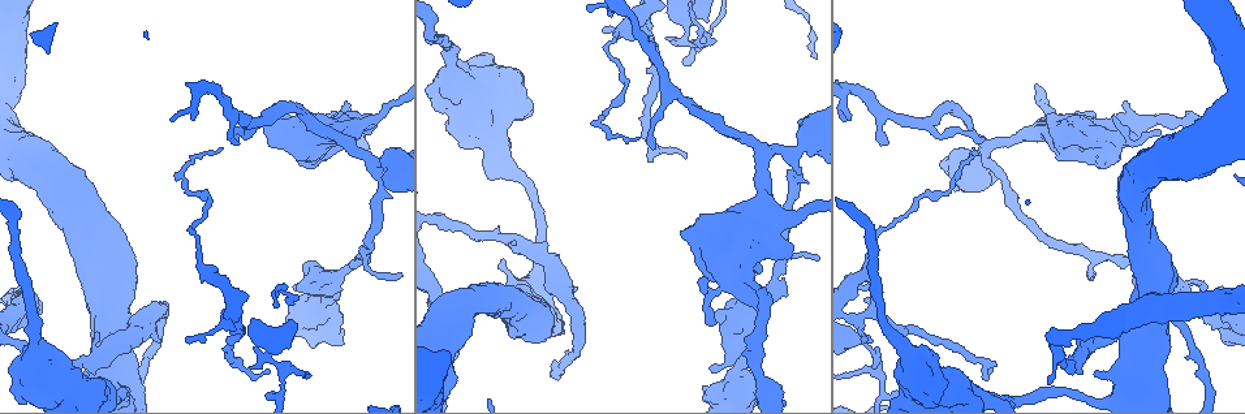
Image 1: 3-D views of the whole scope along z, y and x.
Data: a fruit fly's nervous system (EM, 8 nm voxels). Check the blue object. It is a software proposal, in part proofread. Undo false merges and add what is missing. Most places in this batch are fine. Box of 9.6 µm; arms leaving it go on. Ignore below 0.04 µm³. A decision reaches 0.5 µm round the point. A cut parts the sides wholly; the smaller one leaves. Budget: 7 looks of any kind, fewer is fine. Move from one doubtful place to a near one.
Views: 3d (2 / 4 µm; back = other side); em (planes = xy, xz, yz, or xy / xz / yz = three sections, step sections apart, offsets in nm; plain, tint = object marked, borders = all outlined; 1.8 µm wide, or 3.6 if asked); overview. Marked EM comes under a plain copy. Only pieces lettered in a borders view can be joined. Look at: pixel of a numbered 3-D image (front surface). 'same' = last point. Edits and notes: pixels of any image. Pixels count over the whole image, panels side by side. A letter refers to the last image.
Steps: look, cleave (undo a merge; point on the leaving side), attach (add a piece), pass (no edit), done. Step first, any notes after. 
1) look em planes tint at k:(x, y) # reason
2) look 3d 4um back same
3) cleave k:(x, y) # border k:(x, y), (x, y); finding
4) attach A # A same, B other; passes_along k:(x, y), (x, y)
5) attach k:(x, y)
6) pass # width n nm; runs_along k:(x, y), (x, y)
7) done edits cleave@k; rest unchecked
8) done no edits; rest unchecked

look 3d 2um at 1:(991, 165) # branch point

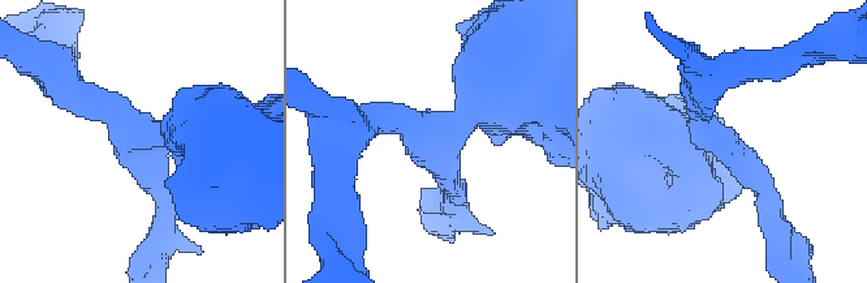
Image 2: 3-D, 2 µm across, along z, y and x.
look em xy step 4 tint at 2:(715, 142)

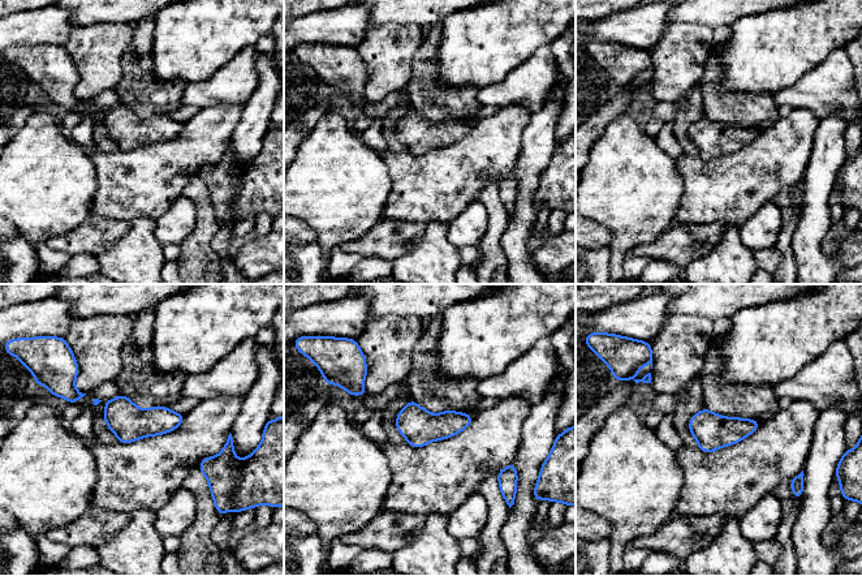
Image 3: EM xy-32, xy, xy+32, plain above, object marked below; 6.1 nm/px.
look em planes borders same

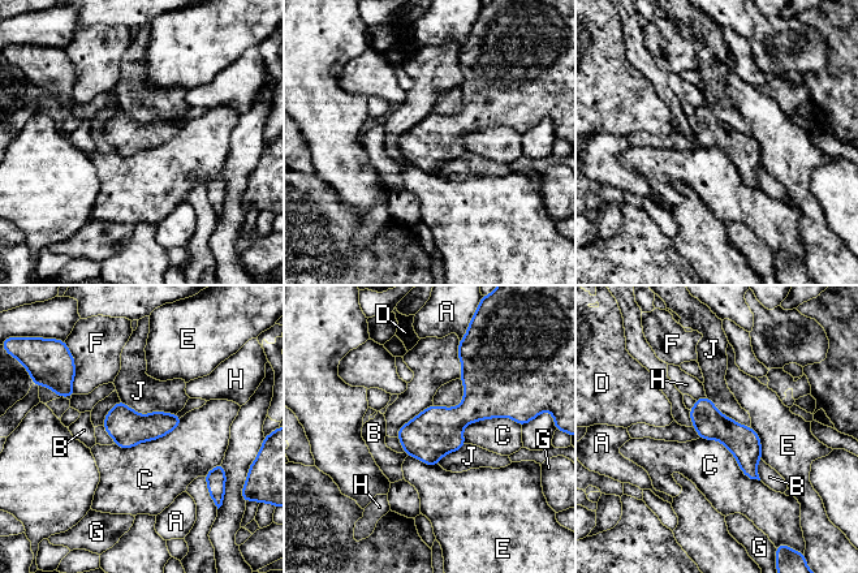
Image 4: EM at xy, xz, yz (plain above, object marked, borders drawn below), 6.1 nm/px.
pass # A other, B other, C other, D other, E other, F other, G other, H other, J other; arms 3; arm_widths 170, 220, 700 nm; all the same cell

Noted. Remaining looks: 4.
look 3d 4um at 1:(686, 157) # end of a long branch

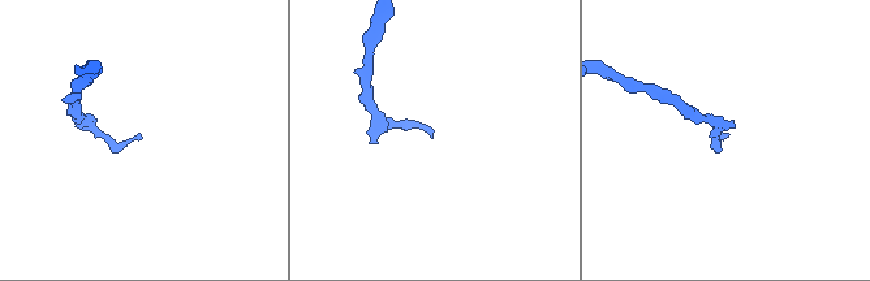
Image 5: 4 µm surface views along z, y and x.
look em xy step 8 borders at 5:(725, 133) # now the EM

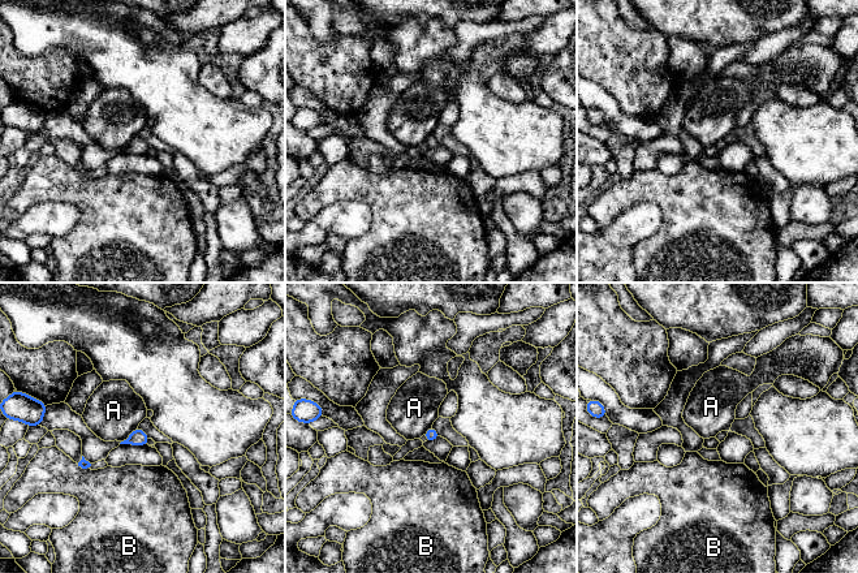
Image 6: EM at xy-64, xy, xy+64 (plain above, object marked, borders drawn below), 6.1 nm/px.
look em planes borders same # cut it another way

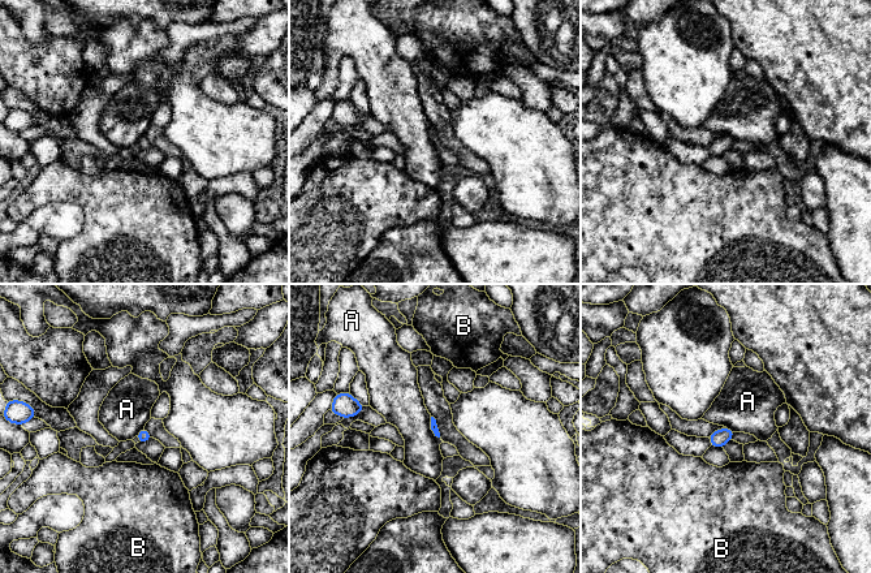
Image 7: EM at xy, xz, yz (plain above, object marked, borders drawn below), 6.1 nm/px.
pass # A other, B other; border 7:(430, 417), (430, 429), (439, 438); none of them fits

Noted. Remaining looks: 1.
done no edits; rest unchecked

